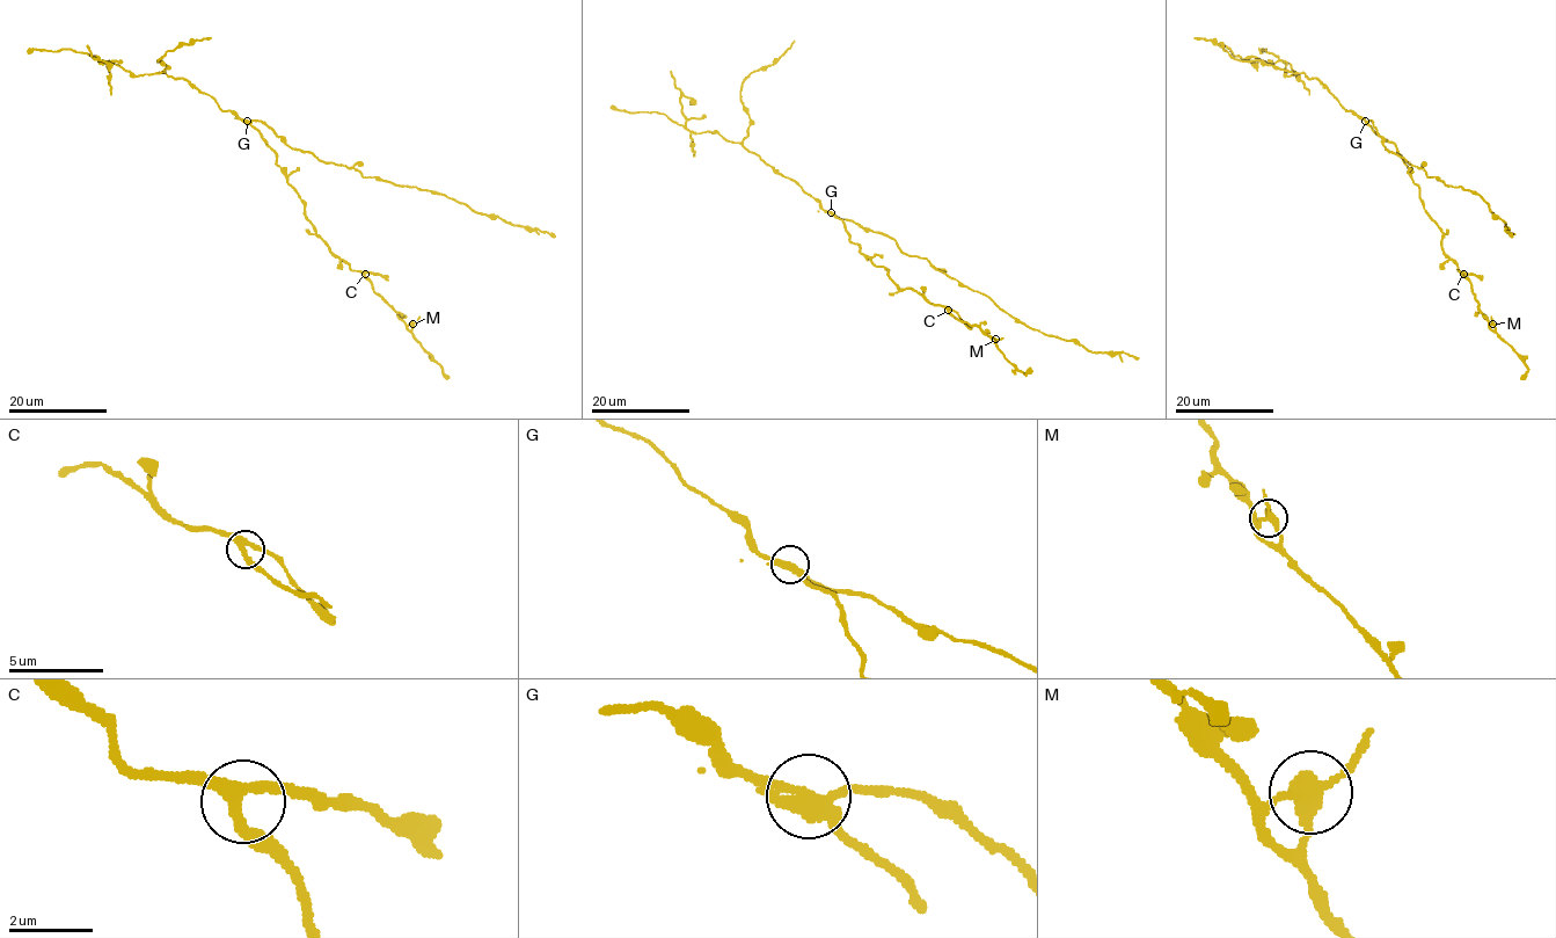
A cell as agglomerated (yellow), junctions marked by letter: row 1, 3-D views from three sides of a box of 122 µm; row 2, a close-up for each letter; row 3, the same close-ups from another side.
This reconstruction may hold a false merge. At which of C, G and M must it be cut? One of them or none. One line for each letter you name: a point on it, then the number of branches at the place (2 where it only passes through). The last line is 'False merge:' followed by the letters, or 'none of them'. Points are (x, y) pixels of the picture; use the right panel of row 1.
G: place (1365, 121); branches 3
False merge: G

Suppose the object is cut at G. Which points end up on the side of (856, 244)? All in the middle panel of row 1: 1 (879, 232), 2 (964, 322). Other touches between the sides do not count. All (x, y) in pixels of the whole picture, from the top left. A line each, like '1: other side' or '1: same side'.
1: other side
2: same side

